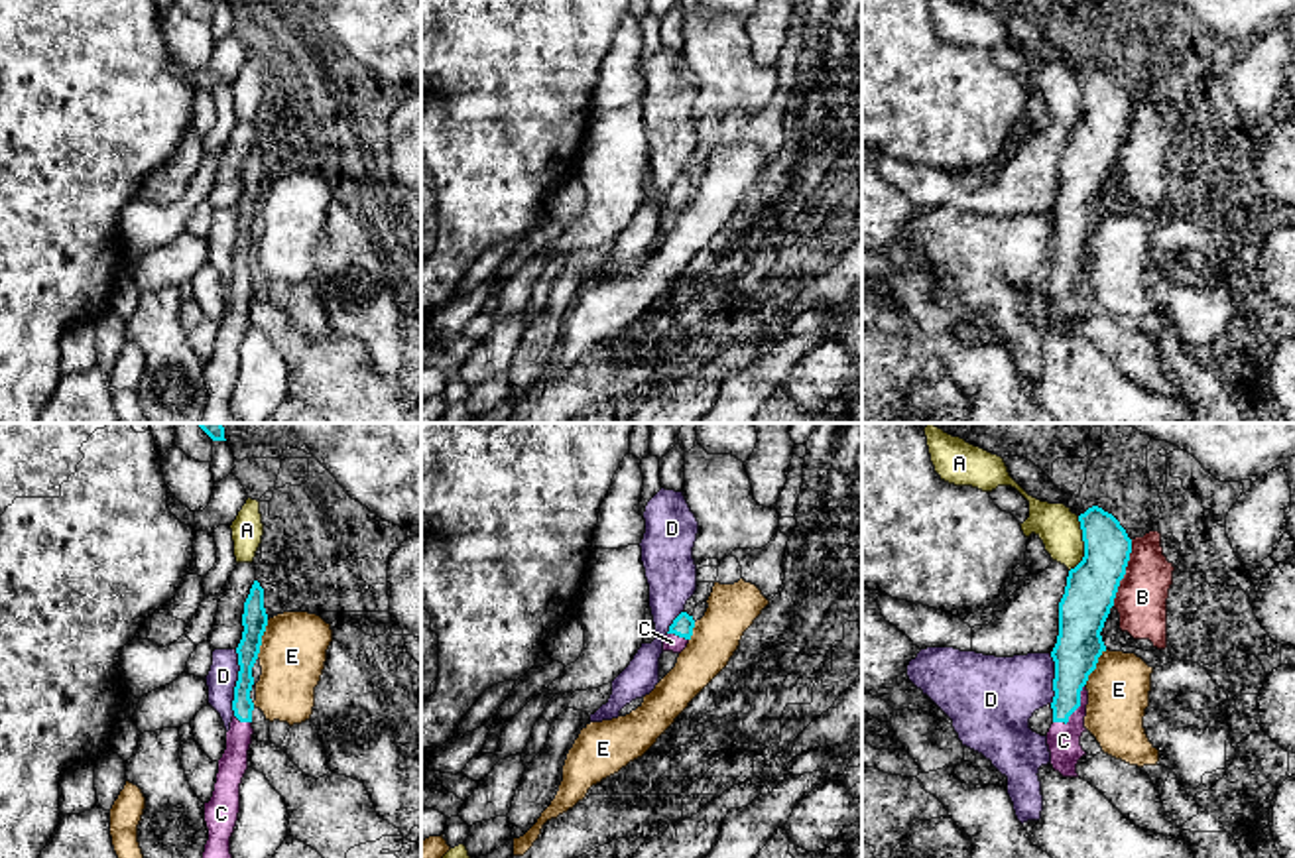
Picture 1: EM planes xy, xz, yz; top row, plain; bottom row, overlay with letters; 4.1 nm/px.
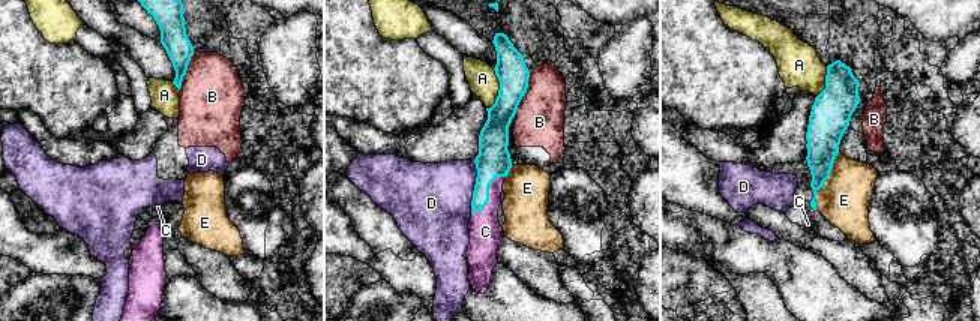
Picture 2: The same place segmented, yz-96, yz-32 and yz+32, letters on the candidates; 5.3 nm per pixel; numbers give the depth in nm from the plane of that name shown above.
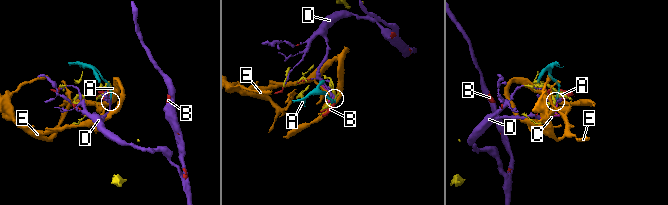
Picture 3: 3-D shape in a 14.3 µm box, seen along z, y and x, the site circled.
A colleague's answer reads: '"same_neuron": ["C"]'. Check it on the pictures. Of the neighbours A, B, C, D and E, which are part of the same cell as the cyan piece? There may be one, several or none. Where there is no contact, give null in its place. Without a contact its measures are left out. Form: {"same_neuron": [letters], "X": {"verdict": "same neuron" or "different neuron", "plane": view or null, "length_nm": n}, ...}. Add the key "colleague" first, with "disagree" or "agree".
{"colleague": "agree", "same_neuron": ["C"], "A": {"verdict": "different neuron", "plane": "yz", "length_nm": 240}, "B": {"verdict": "different neuron", "plane": "yz", "length_nm": 280}, "C": {"verdict": "same neuron", "plane": "yz", "length_nm": 200}, "D": {"verdict": "different neuron", "plane": "xy", "length_nm": 280}, "E": {"verdict": "different neuron", "plane": "xy", "length_nm": 170}}

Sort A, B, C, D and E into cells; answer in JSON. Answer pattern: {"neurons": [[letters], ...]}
{"neurons": [["A"], ["B", "D"], ["C"], ["E"]]}

